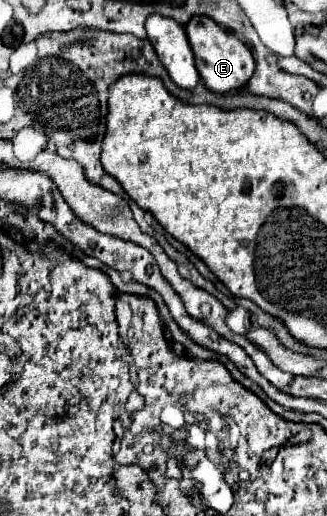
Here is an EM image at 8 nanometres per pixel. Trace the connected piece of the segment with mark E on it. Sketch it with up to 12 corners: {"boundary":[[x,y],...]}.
{"boundary":[[210,17],[186,33],[210,91],[242,89],[256,69],[250,47]]}

